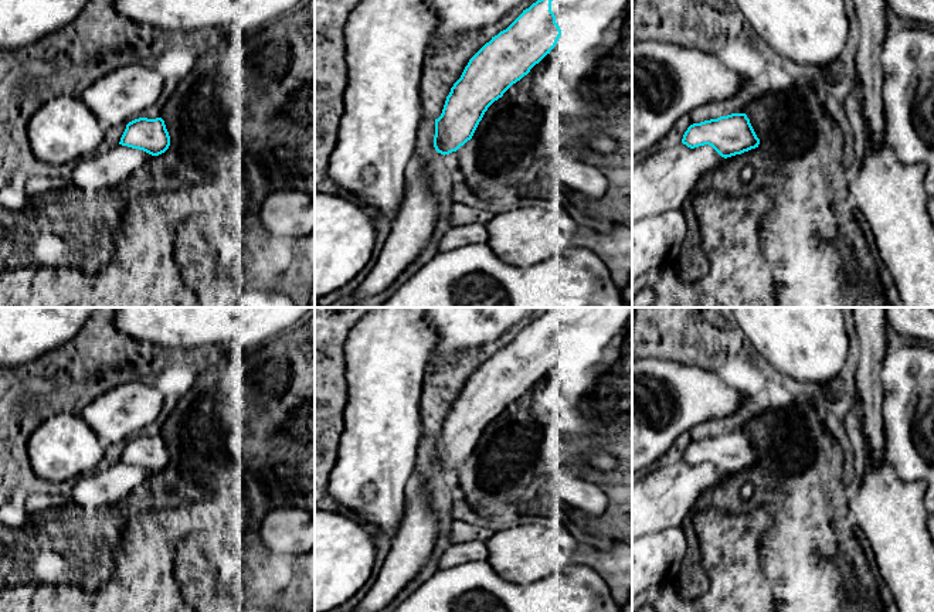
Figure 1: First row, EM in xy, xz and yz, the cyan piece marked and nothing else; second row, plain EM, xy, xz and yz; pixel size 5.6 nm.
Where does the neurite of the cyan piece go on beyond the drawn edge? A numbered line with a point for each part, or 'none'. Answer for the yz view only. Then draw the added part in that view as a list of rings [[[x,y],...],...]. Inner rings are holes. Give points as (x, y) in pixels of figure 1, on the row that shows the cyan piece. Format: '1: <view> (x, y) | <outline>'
none

